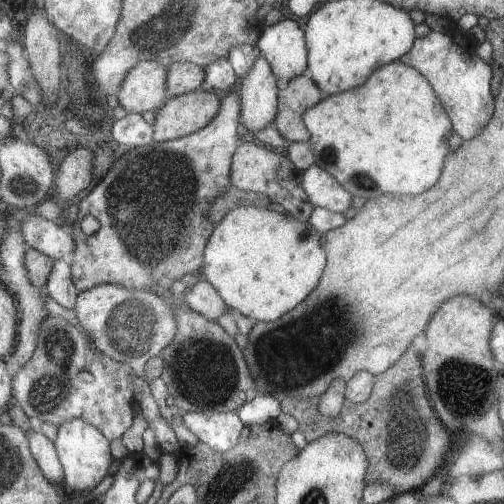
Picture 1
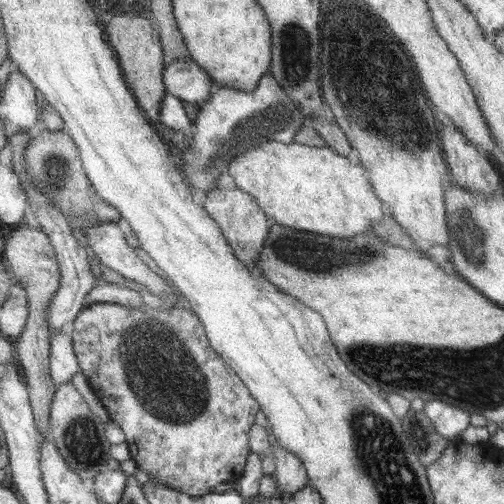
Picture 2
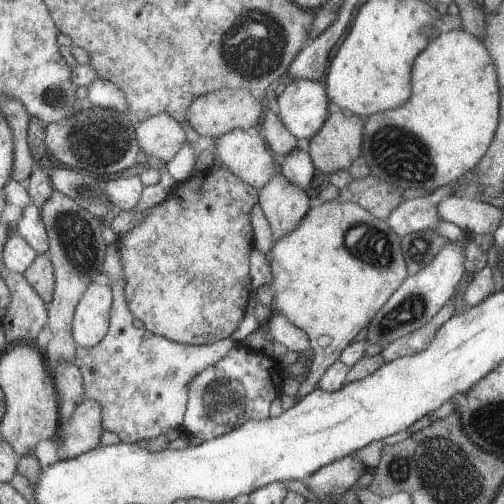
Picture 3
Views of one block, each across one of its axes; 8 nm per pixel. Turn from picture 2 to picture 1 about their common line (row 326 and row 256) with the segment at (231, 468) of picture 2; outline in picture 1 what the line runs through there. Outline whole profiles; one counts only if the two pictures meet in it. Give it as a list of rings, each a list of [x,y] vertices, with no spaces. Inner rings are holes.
[[[221,94],[221,114],[207,128],[171,142],[153,142],[149,146],[133,148],[127,152],[127,156],[121,156],[115,162],[115,166],[91,190],[91,194],[81,200],[77,220],[71,228],[77,248],[69,260],[73,266],[73,282],[81,292],[103,284],[131,290],[155,292],[157,288],[161,292],[171,292],[177,278],[185,274],[201,276],[205,266],[205,250],[213,232],[217,230],[215,222],[211,220],[213,204],[233,188],[233,158],[241,148],[239,124],[243,126],[239,94]],[[87,214],[95,216],[101,224],[101,228],[91,236],[81,230],[81,220]]]

